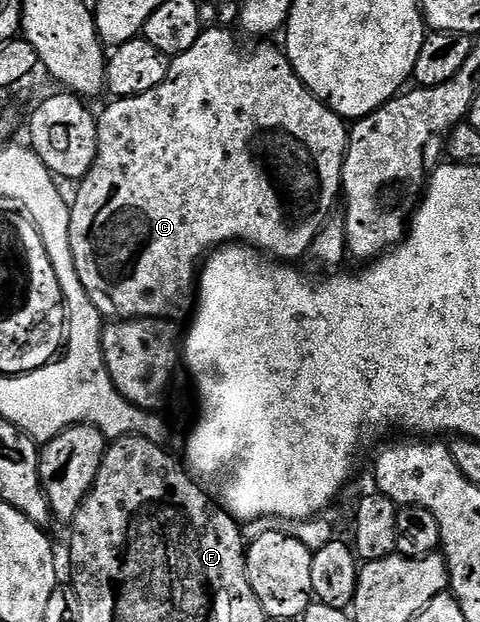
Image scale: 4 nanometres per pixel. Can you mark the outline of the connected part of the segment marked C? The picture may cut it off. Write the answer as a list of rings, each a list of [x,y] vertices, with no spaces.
[[[215,26],[202,31],[200,38],[196,38],[196,43],[189,50],[184,50],[184,54],[173,57],[170,61],[170,69],[168,70],[168,78],[164,78],[164,82],[160,82],[160,86],[156,86],[156,90],[148,90],[148,94],[136,94],[135,96],[123,96],[121,98],[111,99],[110,105],[103,110],[102,116],[97,117],[98,122],[98,149],[96,150],[96,158],[92,162],[92,170],[88,170],[88,174],[77,185],[78,193],[75,194],[74,200],[70,204],[70,241],[72,242],[72,258],[76,258],[76,274],[80,274],[80,282],[84,282],[84,290],[94,297],[95,301],[103,302],[107,300],[116,311],[122,312],[123,321],[129,322],[139,318],[174,318],[177,312],[182,312],[186,307],[191,307],[192,297],[196,292],[196,277],[200,272],[200,264],[203,258],[210,255],[211,251],[219,246],[225,246],[231,242],[245,242],[263,253],[269,254],[271,257],[277,258],[282,262],[298,262],[302,255],[309,253],[314,247],[314,239],[320,230],[330,219],[335,211],[334,203],[339,203],[340,193],[342,192],[342,167],[344,166],[344,158],[346,157],[346,145],[348,143],[348,124],[342,117],[337,116],[333,110],[322,100],[316,99],[308,90],[306,83],[299,78],[296,70],[290,64],[290,60],[286,57],[285,51],[281,47],[273,48],[270,42],[258,42],[255,48],[241,48],[238,40],[234,37],[235,33],[229,28]]]

